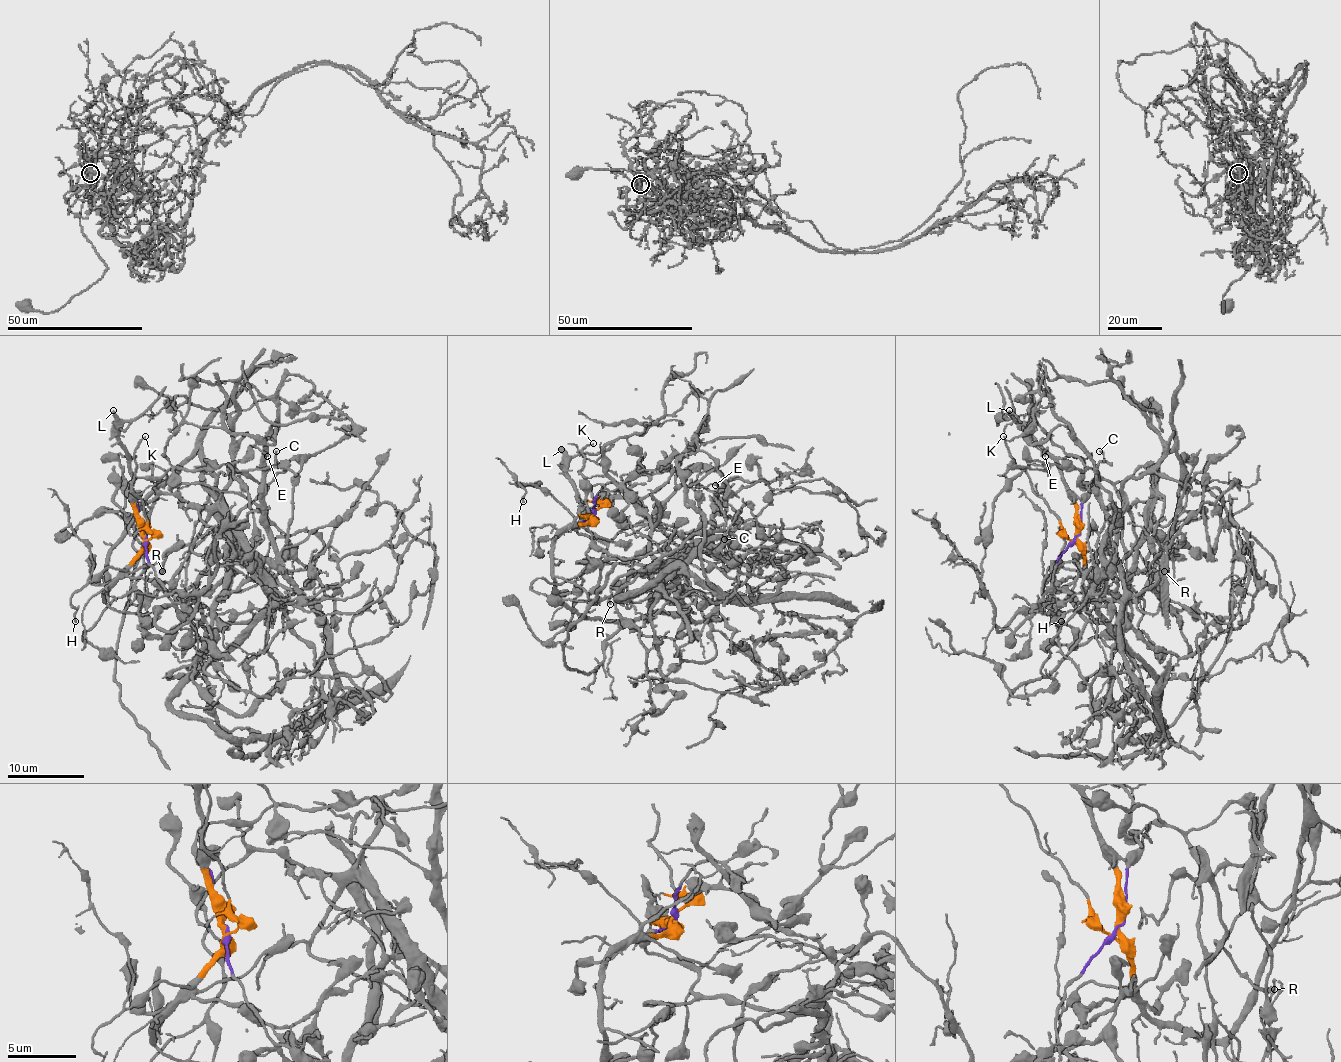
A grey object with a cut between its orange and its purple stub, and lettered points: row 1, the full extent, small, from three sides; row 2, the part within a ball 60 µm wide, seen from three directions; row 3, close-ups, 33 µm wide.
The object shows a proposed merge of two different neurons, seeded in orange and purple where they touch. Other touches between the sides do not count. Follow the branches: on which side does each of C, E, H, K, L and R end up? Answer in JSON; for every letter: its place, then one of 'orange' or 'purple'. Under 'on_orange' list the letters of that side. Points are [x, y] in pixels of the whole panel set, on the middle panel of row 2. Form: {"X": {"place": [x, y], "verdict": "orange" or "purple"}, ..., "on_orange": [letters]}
{"C": {"place": [724, 539], "verdict": "purple"}, "E": {"place": [715, 485], "verdict": "purple"}, "H": {"place": [523, 501], "verdict": "orange"}, "K": {"place": [593, 443], "verdict": "orange"}, "L": {"place": [561, 449], "verdict": "orange"}, "R": {"place": [610, 604], "verdict": "purple"}, "on_orange": ["H", "K", "L"]}

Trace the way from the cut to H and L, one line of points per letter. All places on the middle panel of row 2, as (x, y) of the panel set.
H: (592, 517), (586, 523), (577, 523), (554, 498), (533, 484), (519, 482), (525, 490), (523, 501)
L: (592, 517), (583, 515), (579, 492), (567, 474), (567, 457), (561, 449)

